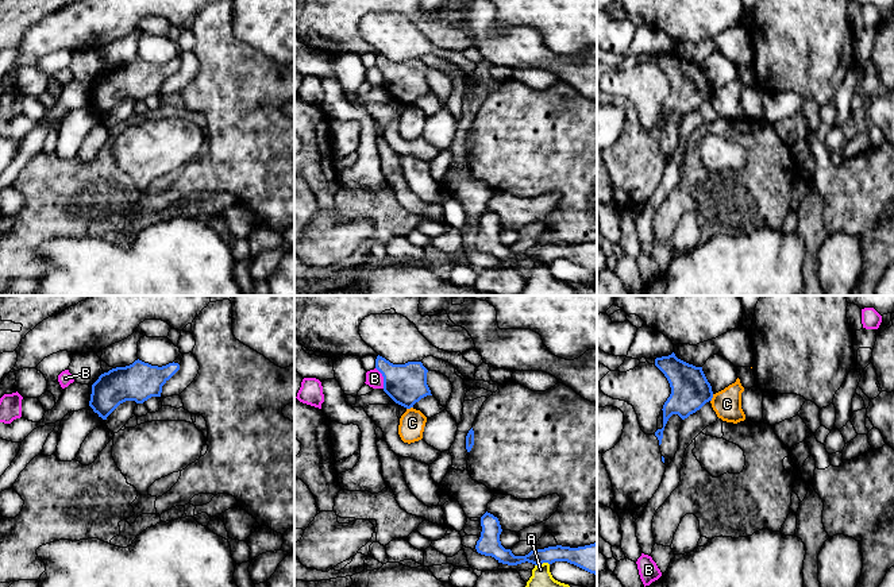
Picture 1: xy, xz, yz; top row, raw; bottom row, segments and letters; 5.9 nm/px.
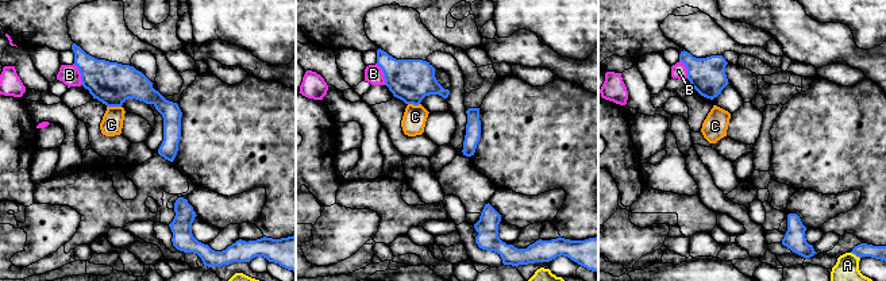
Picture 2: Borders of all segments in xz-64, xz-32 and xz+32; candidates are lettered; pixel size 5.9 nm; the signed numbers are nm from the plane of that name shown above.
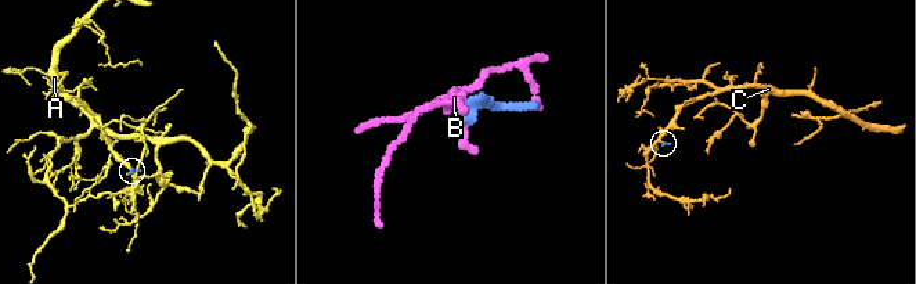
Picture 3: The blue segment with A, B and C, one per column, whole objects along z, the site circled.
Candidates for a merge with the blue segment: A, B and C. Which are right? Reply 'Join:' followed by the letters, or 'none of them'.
Join: none of them

